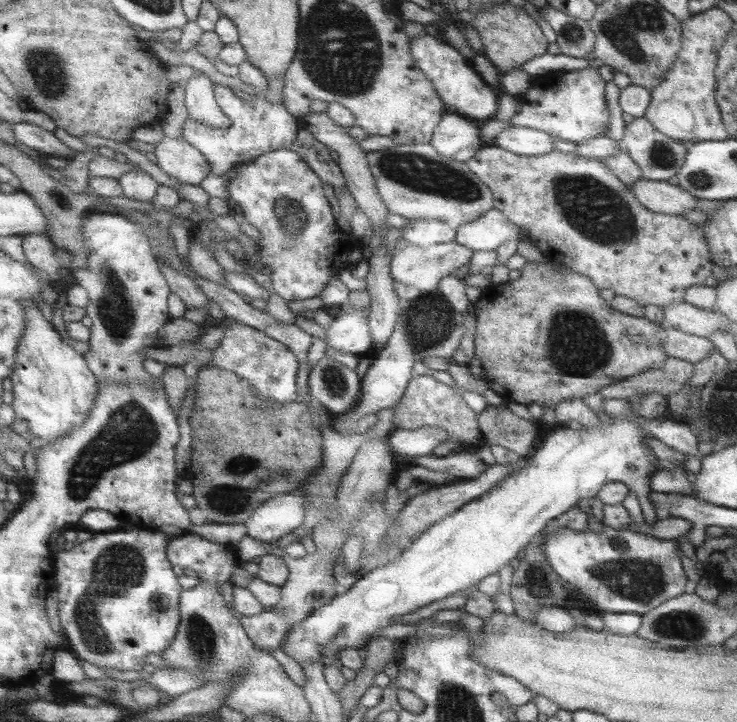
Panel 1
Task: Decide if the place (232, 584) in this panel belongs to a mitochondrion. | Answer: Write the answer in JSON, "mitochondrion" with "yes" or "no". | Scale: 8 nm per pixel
{"mitochondrion":"no"}

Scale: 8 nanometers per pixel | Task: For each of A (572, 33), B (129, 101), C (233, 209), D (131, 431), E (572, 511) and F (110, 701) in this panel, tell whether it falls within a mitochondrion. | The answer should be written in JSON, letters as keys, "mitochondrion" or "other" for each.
{"A":"mitochondrion","B":"other","C":"other","D":"mitochondrion","E":"other","F":"other"}

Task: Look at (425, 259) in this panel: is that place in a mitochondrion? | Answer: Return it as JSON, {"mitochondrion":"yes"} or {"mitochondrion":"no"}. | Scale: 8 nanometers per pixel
{"mitochondrion":"yes"}

